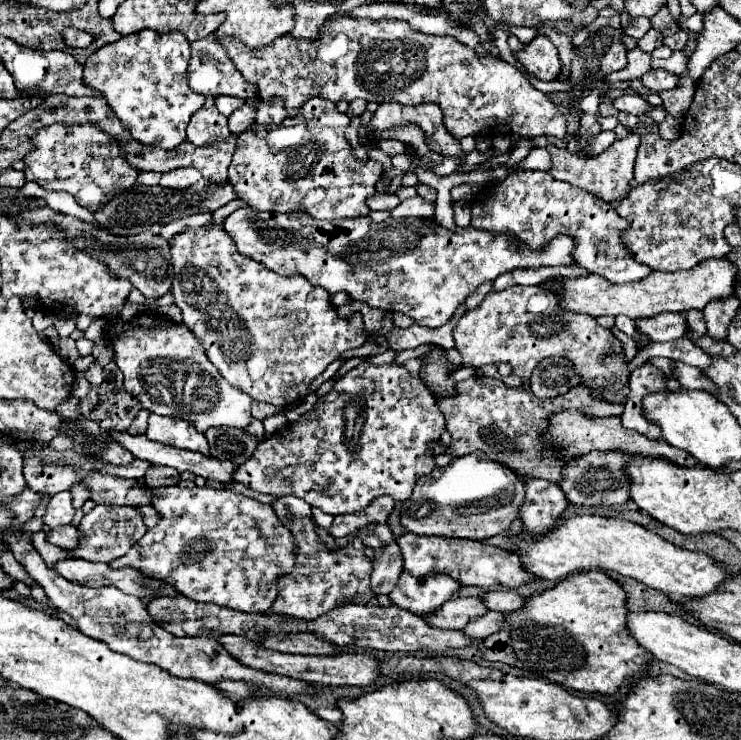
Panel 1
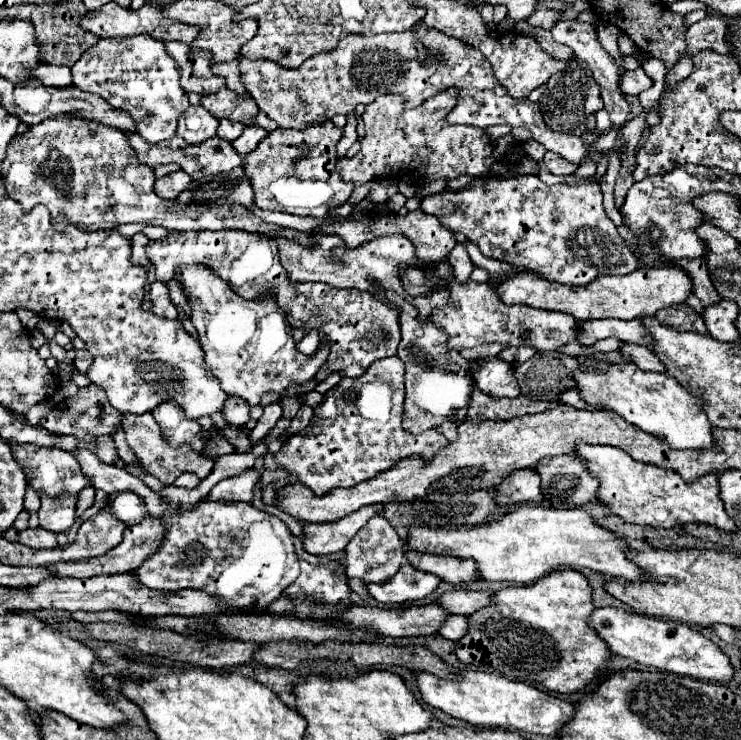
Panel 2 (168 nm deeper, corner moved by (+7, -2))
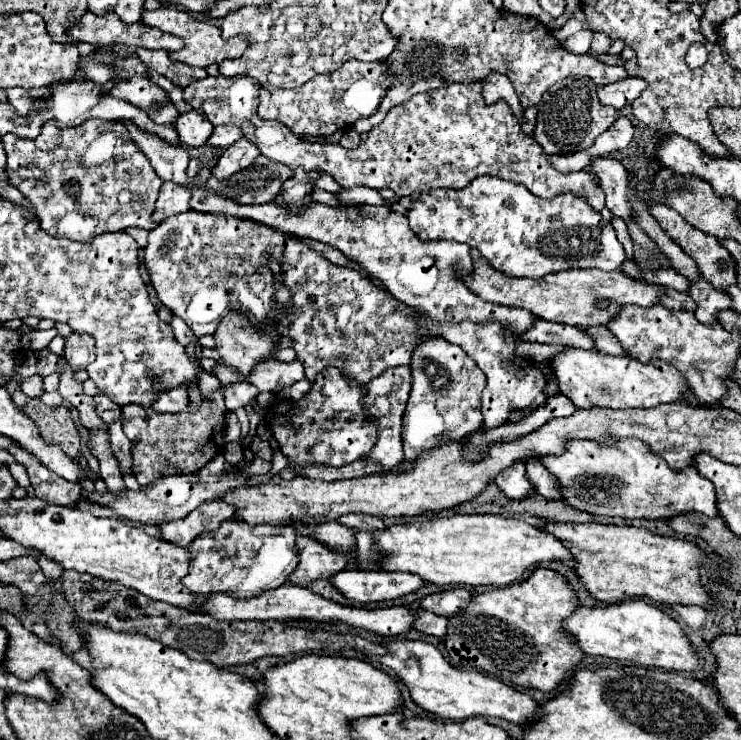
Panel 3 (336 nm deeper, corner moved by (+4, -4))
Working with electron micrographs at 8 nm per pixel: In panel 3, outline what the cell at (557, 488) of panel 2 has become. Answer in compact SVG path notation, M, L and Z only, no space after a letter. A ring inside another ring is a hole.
M528 458L526 470L528 470L528 478L530 478L530 482L538 494L542 494L544 498L550 498L550 500L562 498L558 484L554 482L556 478L542 466L542 462L538 462L536 458Z

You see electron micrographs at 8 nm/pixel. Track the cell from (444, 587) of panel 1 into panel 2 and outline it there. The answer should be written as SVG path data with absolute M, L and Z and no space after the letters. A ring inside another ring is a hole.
M403 564L391 580L383 584L367 584L367 590L381 604L403 604L423 600L439 586L439 582L437 576L415 570L411 564Z

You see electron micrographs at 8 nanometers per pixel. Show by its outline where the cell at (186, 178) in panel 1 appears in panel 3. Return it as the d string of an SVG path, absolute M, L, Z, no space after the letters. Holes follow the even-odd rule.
M164 182L160 188L160 196L156 202L156 222L162 222L164 218L170 218L174 214L188 212L190 200L190 190L184 186L176 186L174 182Z

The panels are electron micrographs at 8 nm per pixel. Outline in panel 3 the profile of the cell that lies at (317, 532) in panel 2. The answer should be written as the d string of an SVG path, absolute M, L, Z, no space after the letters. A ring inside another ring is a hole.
M296 538L296 548L298 548L298 566L296 570L288 576L290 584L296 586L308 586L314 580L320 578L330 578L332 574L344 570L348 566L348 558L344 554L334 554L320 542L312 538Z

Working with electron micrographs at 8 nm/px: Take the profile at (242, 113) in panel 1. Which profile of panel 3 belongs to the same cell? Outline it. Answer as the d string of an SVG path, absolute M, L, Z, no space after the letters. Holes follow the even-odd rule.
M226 124L226 126L216 126L212 132L212 138L208 138L208 146L214 148L228 148L232 146L232 142L240 140L242 132L234 126L234 124Z

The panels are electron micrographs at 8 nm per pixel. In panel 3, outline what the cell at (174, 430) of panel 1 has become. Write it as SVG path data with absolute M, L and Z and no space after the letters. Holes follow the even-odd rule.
M178 386L176 390L168 390L164 394L160 394L160 398L156 398L156 402L152 404L152 408L156 412L182 412L188 408L188 396L184 394L176 394L176 392L186 392L182 386Z

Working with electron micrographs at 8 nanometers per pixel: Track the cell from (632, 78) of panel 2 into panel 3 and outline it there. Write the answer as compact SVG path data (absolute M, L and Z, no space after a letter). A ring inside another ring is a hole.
M626 78L608 86L602 86L598 90L598 98L602 106L612 106L616 110L630 106L634 102L634 98L640 96L640 92L646 88L646 82L642 78Z

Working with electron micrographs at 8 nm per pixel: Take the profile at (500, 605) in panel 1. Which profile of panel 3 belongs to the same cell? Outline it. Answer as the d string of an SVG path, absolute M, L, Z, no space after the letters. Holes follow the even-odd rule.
M448 588L430 596L424 596L420 600L420 606L424 610L430 610L438 616L454 616L458 610L464 610L464 606L468 606L468 602L472 600L472 594L464 588Z

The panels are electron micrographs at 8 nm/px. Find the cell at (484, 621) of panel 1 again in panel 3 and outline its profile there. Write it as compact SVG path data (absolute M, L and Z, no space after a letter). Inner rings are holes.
M410 604L412 610L416 610L416 620L414 620L414 628L424 632L424 634L432 634L436 638L444 638L446 634L446 628L448 628L448 620L444 616L438 616L438 614L432 614L432 612L426 612L422 608L416 608L414 604Z

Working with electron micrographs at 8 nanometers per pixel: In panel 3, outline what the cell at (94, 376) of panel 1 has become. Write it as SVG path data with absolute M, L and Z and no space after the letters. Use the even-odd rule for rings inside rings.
M72 332L66 338L66 350L64 350L64 358L68 360L68 364L74 370L86 368L90 362L94 362L94 338L90 338L88 334L78 334Z

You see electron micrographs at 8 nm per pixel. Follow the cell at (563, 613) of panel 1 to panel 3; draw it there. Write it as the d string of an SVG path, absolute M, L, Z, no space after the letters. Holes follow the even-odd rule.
M536 568L526 580L476 594L460 614L448 618L444 646L452 662L460 668L470 666L512 686L552 692L558 684L566 682L584 656L576 642L570 642L562 630L562 620L576 606L578 598L562 574Z

